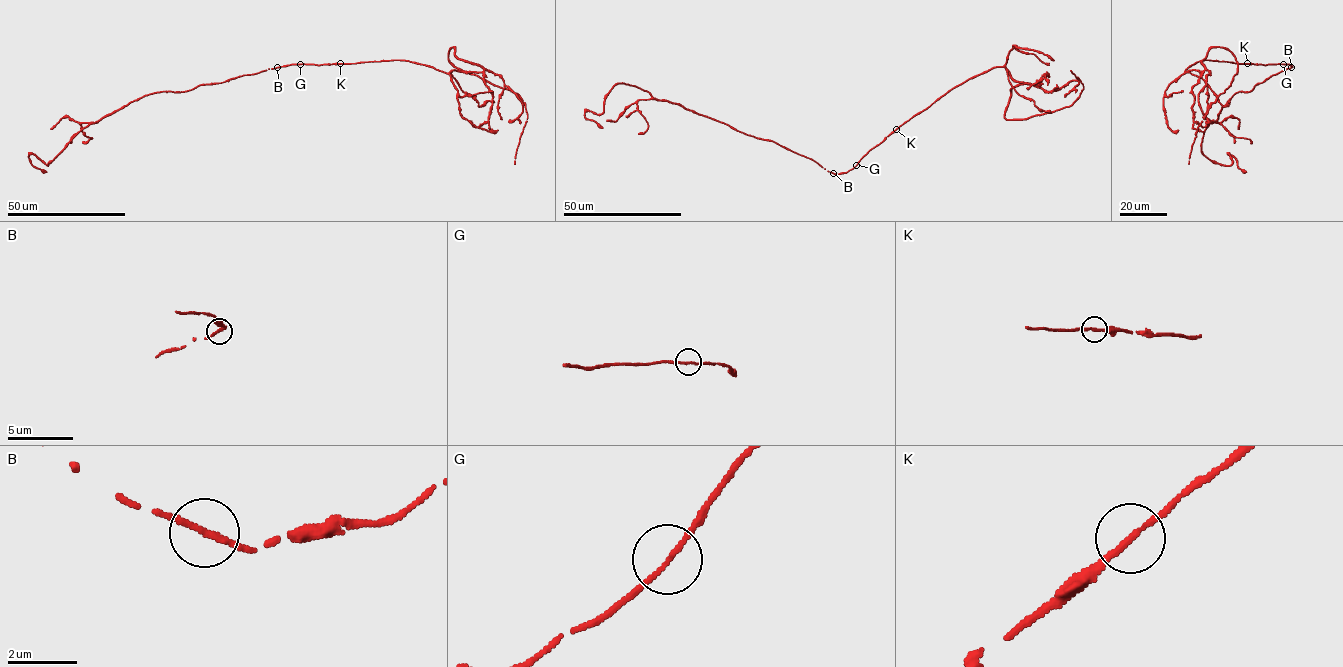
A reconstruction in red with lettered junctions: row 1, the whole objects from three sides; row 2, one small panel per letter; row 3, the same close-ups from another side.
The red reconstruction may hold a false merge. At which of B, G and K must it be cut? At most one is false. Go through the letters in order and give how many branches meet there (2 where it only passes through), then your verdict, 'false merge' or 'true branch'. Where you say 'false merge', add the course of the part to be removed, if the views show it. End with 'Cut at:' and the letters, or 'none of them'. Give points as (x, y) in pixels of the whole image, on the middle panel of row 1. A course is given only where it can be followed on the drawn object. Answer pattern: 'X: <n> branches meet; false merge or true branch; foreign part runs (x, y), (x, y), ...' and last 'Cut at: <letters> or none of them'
B: 2 branches meet; true branch
G: 2 branches meet; true branch
K: 2 branches meet; true branch
Cut at: none of them

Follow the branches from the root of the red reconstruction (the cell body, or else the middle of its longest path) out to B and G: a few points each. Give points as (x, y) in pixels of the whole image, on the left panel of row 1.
B: (331, 64), (291, 64), (277, 67)
G: (331, 64), (300, 64)

